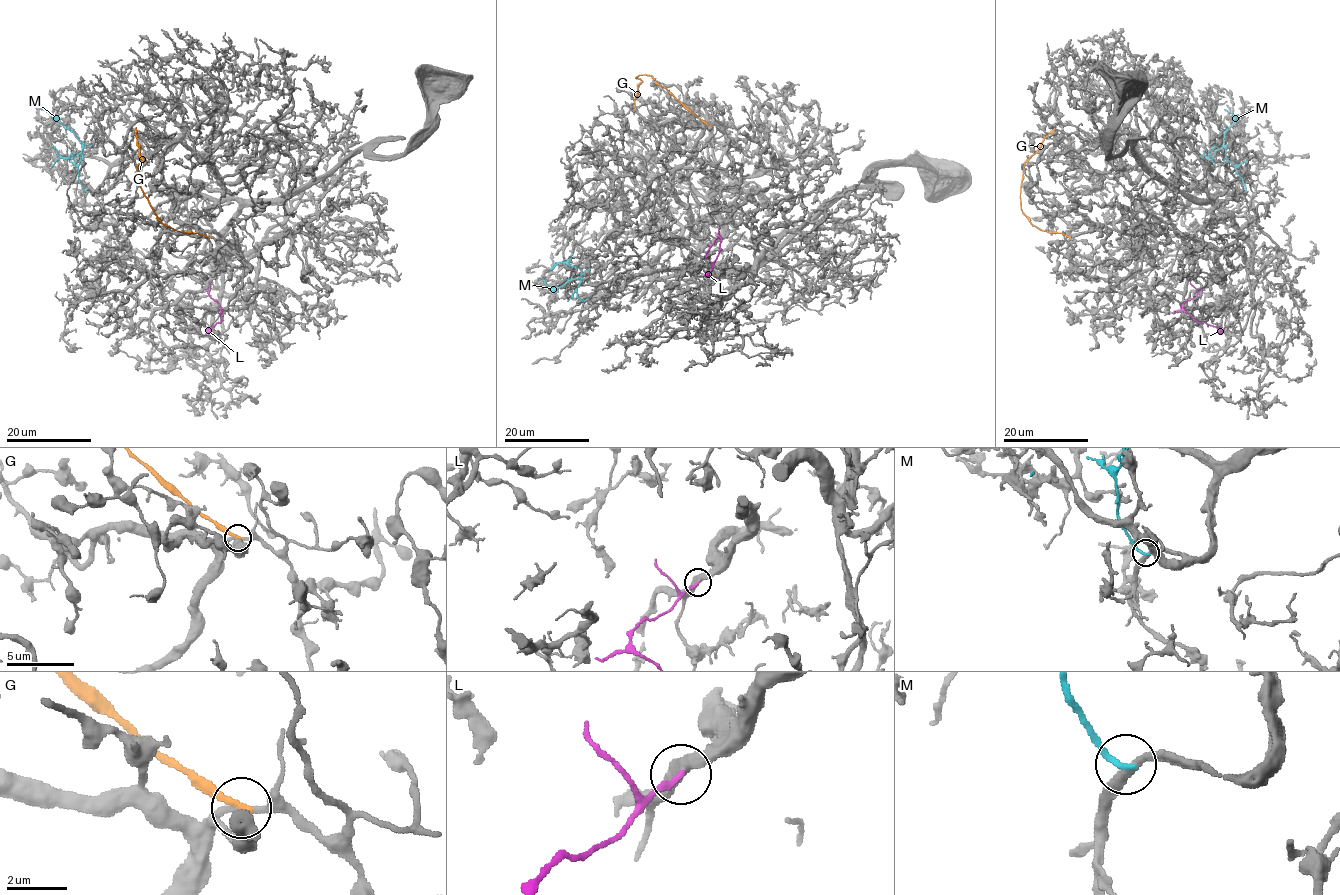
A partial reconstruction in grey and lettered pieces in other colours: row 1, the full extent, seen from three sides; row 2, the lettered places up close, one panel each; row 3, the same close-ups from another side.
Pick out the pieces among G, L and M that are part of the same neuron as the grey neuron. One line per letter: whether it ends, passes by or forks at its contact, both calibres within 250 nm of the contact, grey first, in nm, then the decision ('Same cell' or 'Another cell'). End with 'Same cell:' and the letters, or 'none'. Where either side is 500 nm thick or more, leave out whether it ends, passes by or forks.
G: It ends there. Thickness 180 nm (grey) against 220 nm. Another cell
L: It ends there. Thickness 440 nm (grey) against 220 nm. Another cell
M: It ends there. Thickness 280 nm (grey) against 190 nm. Another cell
Same cell: none

